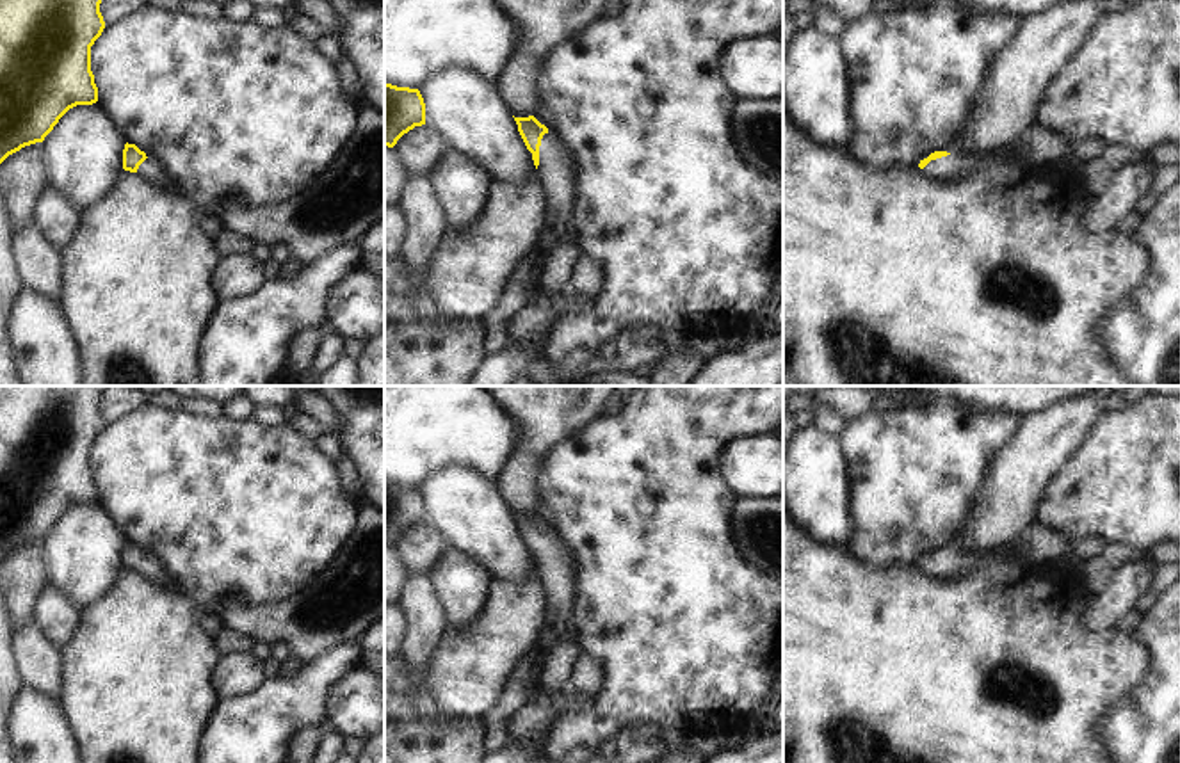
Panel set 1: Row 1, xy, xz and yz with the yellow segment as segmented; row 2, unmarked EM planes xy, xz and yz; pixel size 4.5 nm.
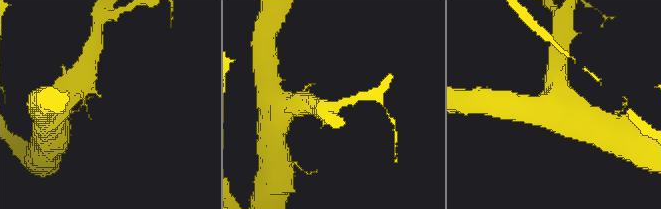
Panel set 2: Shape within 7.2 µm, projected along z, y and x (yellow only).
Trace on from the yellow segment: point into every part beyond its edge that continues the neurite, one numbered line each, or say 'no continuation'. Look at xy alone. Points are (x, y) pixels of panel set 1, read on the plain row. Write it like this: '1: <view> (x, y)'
1: xy (150, 568)

